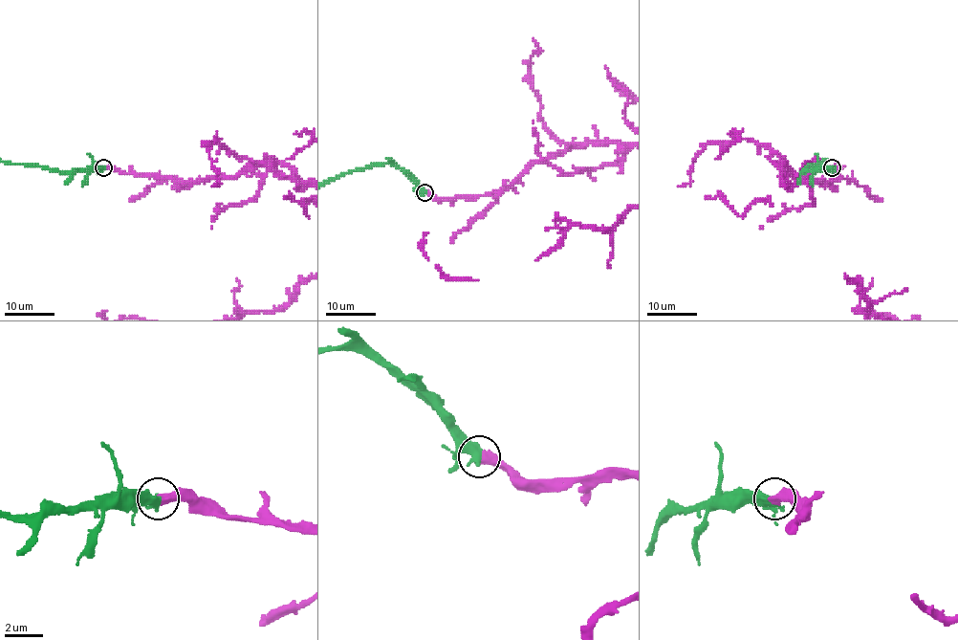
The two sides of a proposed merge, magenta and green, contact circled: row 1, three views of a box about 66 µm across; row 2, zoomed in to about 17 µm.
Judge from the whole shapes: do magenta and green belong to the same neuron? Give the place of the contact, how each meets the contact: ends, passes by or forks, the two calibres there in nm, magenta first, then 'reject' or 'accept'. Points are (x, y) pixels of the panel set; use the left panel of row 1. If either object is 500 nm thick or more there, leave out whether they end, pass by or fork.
place (103, 167); calibres 480 and 600 nm; accept

